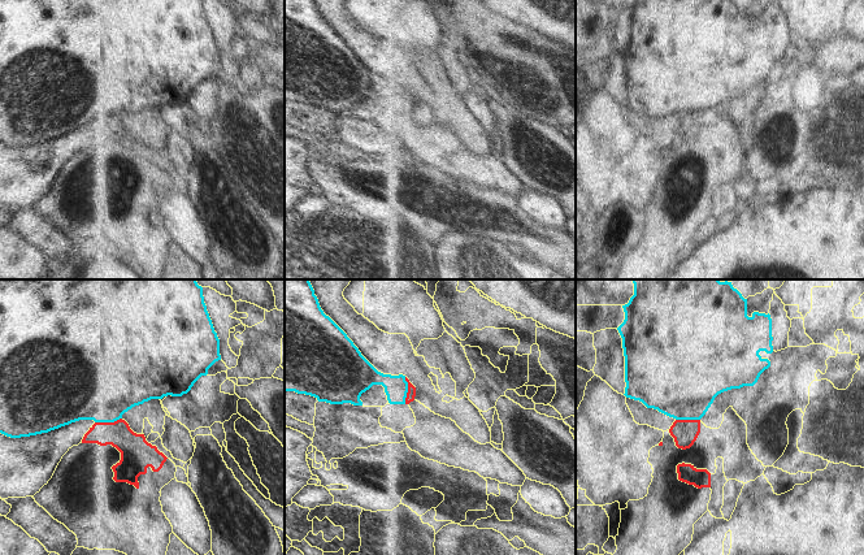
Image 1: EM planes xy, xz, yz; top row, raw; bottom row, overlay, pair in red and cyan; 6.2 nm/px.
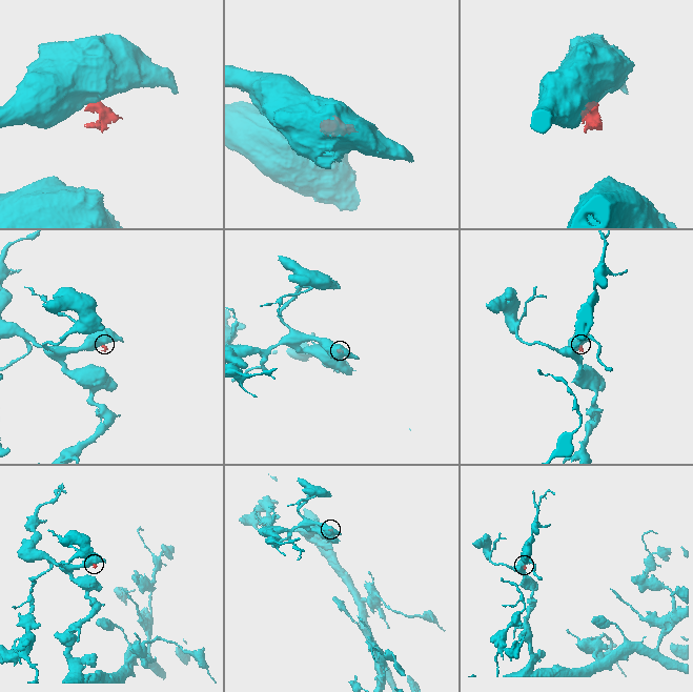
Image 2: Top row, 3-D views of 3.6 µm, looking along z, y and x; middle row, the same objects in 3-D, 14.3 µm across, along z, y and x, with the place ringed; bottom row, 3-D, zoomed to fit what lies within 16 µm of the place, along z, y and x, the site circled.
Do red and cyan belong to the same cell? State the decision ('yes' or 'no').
no

